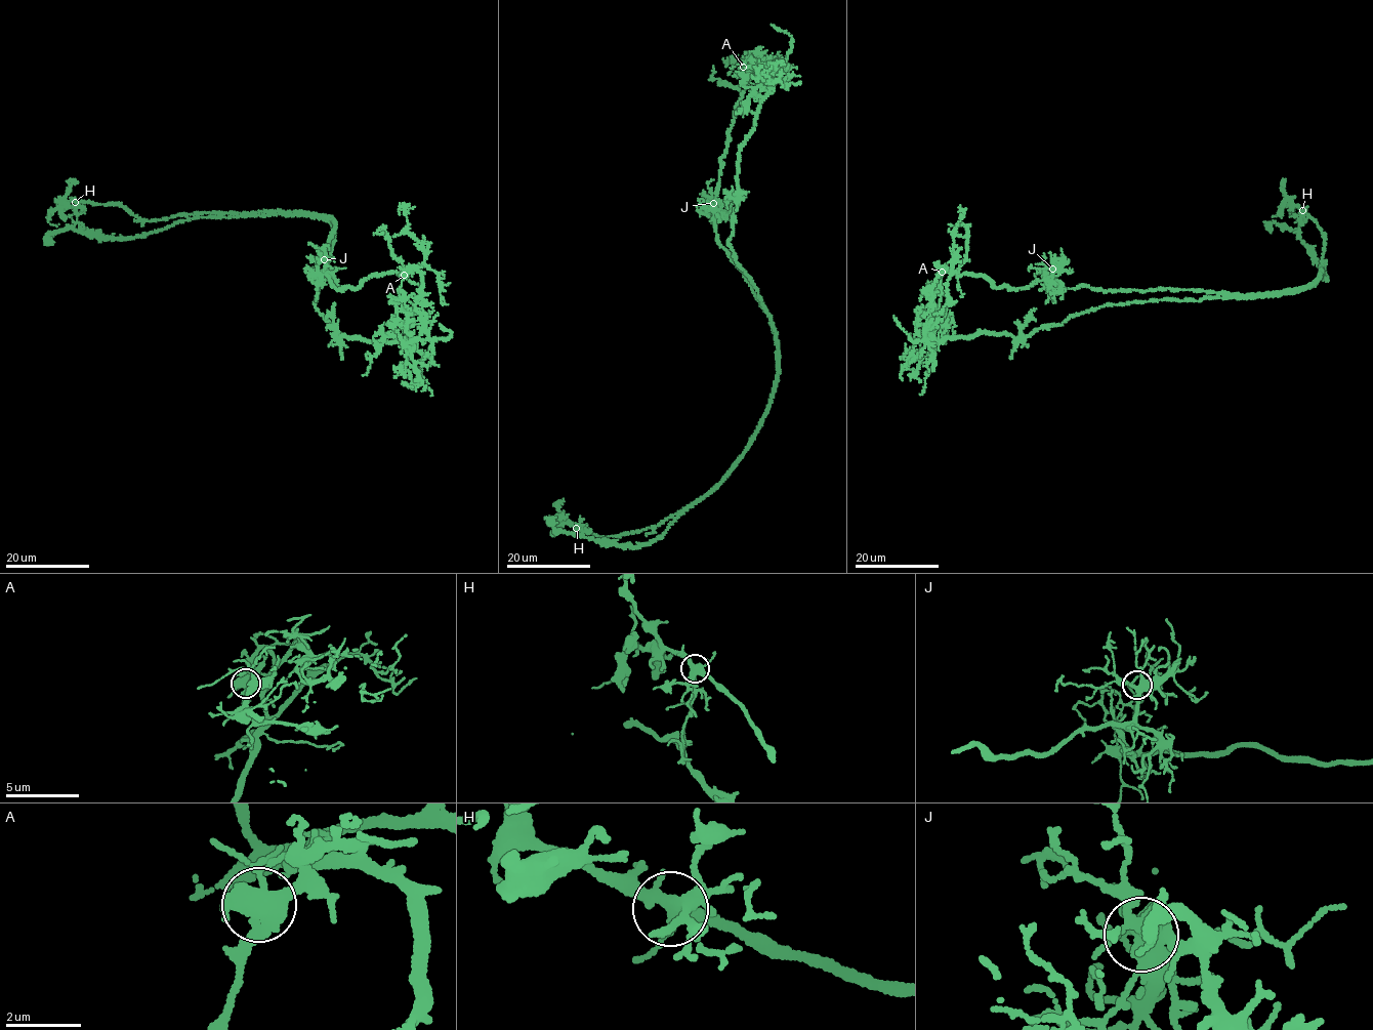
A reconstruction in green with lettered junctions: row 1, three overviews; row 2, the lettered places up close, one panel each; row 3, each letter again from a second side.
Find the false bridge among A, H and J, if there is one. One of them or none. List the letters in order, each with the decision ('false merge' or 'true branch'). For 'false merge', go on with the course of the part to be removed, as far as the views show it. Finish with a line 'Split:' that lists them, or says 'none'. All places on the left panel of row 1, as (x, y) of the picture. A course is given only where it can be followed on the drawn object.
A: false merge | (404, 275), (415, 268), (317, 281), (326, 215), (152, 220), (76, 201), (50, 211), (58, 224)
H: true branch
J: true branch
Split: A

